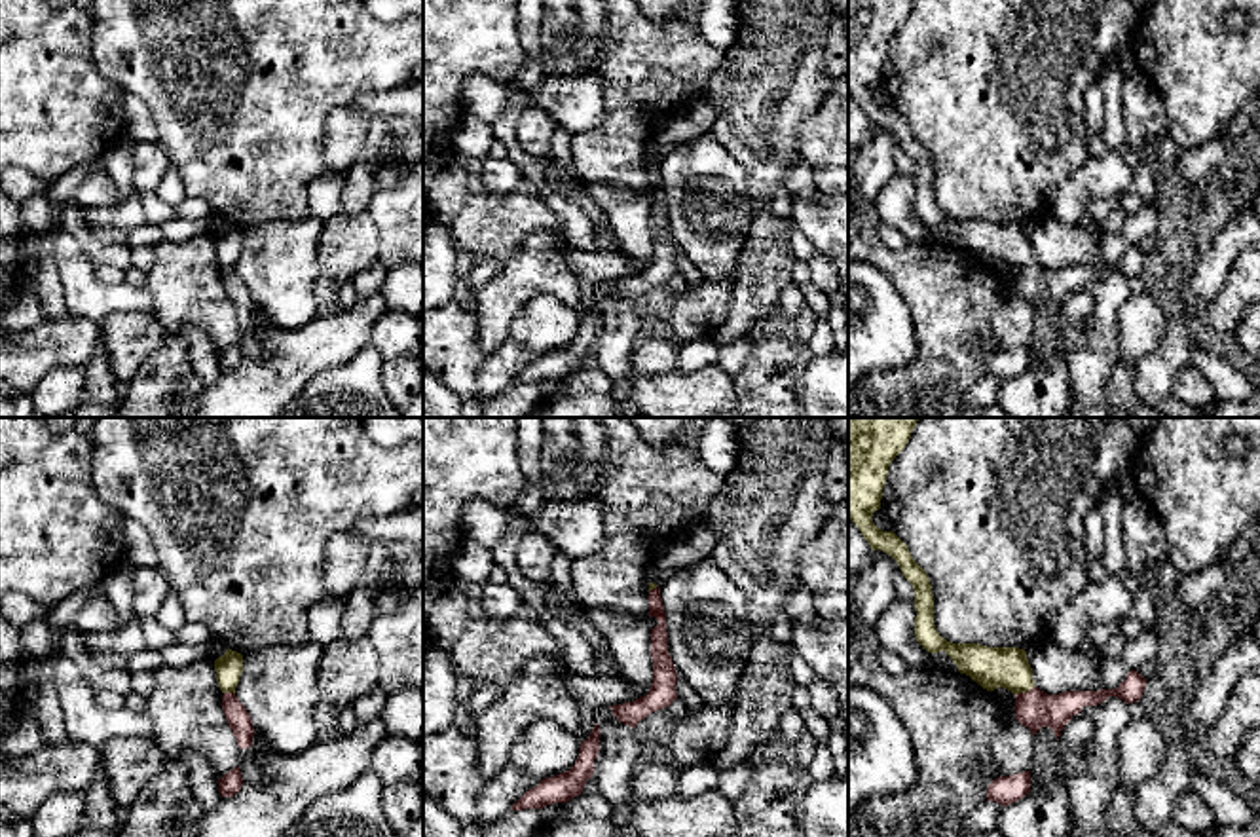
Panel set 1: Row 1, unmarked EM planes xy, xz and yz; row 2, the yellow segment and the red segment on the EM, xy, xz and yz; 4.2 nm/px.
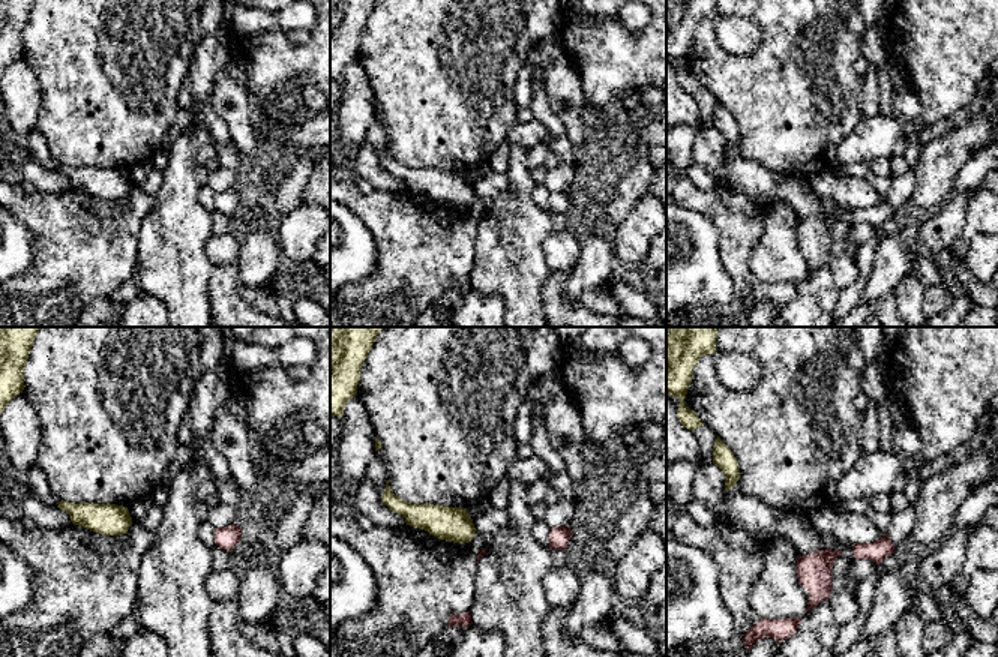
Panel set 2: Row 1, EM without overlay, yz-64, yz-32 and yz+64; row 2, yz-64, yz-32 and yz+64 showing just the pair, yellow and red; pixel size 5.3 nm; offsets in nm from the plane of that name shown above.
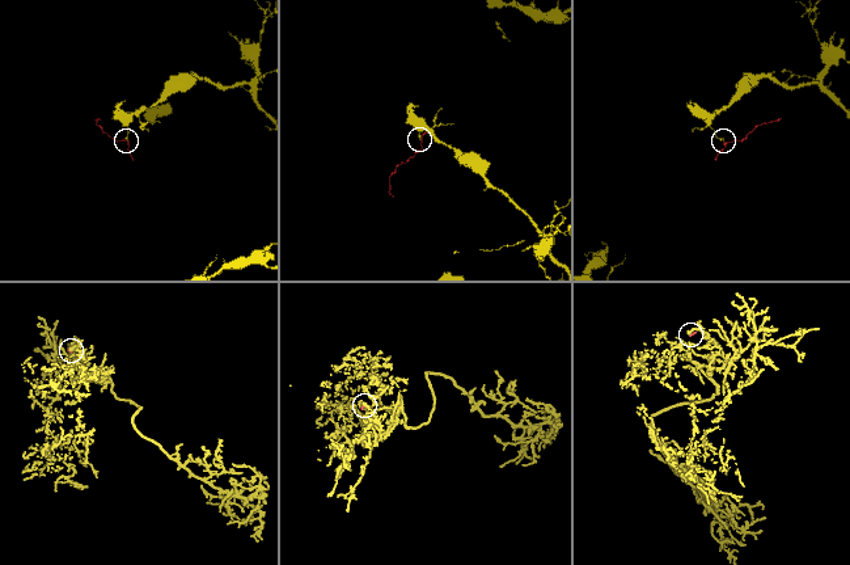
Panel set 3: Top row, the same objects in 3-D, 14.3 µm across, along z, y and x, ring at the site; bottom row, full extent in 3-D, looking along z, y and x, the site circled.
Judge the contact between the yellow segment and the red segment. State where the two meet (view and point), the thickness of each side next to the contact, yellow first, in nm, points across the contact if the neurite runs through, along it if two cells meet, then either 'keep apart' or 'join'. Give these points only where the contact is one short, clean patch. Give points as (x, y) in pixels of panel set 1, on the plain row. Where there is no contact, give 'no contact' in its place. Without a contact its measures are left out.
meets yellow in yz at (1023, 266); 180 nm thick on the yellow side, 160 nm on the other; border along yz (1033, 260), (1016, 270); keep apart

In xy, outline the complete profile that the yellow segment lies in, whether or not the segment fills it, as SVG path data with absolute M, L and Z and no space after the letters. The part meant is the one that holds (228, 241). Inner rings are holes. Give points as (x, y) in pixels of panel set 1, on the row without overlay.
M226 224L226 228L214 235L214 245L220 266L235 268L235 262L243 247L243 230Z

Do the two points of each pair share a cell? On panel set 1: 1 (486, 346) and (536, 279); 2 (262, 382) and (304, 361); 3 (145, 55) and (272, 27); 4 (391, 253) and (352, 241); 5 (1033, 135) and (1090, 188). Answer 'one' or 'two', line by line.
1: one
2: one
3: one
4: two
5: two

